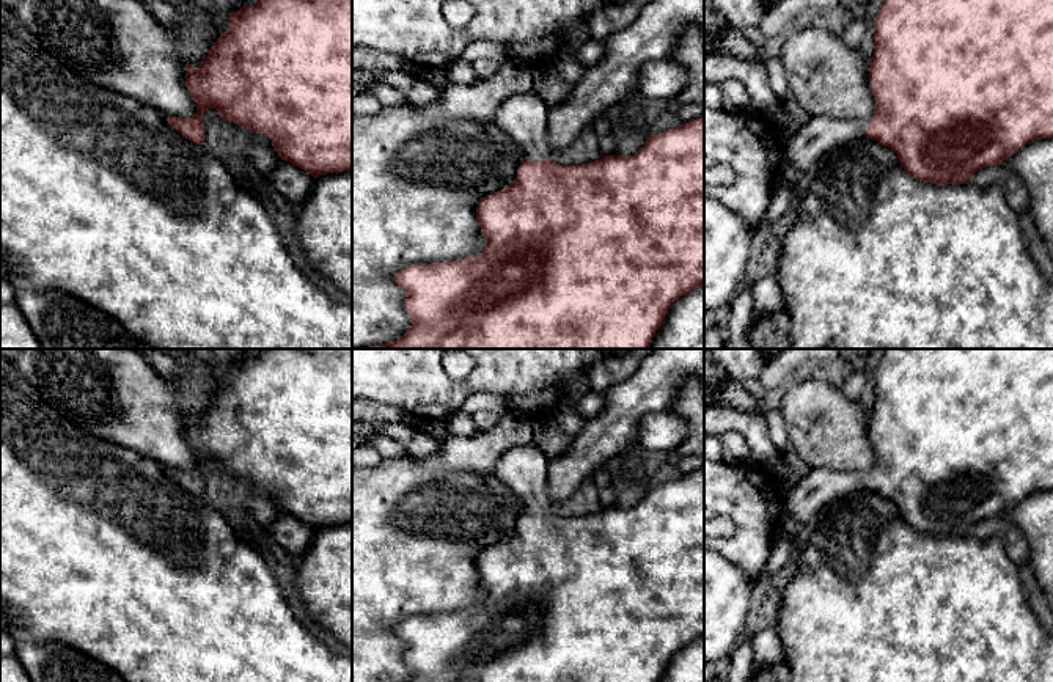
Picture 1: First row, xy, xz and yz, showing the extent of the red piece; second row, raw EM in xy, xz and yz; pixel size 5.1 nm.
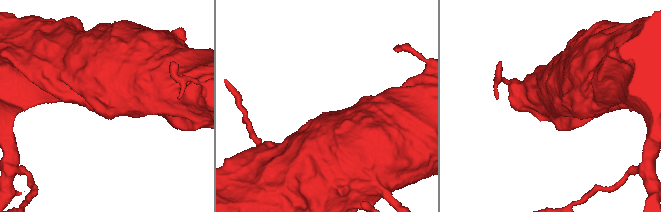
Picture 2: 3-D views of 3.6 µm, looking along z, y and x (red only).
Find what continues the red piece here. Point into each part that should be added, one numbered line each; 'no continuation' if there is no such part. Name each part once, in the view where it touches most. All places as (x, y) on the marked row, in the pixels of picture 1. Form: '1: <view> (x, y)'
1: xz (524, 117)

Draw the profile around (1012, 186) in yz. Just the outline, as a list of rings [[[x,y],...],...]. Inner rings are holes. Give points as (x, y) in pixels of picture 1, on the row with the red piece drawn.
[[[1001,165],[985,167],[974,171],[965,182],[981,189],[998,185],[1017,214],[1029,212],[1028,189],[1023,179],[1009,168]]]

